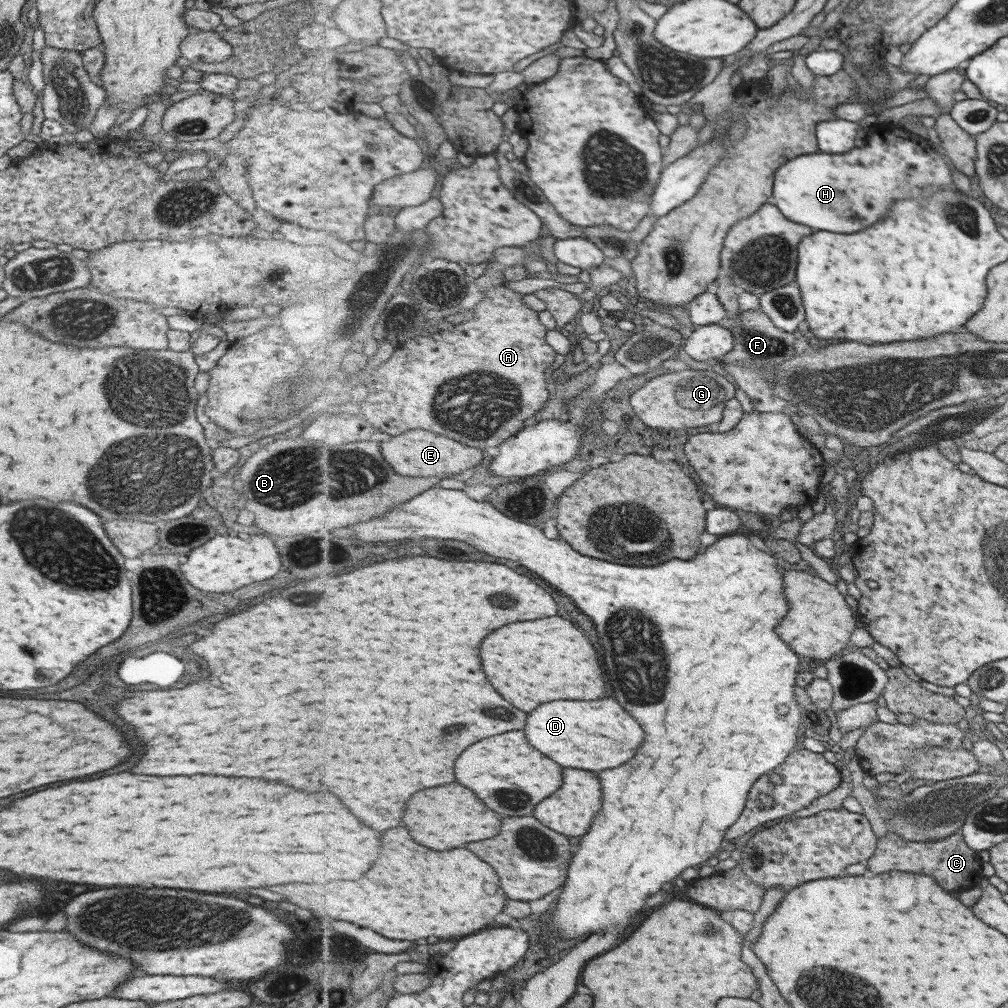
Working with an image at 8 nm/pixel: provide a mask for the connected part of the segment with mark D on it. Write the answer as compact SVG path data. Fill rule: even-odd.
M615 698L605 700L557 700L543 704L529 714L529 740L565 768L585 768L593 772L617 768L629 762L645 742L645 730Z

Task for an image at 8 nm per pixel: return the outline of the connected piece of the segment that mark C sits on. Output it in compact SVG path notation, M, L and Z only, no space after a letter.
M897 832L887 834L881 838L876 854L867 861L868 867L875 872L927 872L929 876L937 876L935 880L945 890L969 890L975 886L981 886L984 879L983 862L977 851L973 850L964 839L961 832L938 840L905 840L905 836L897 835Z

